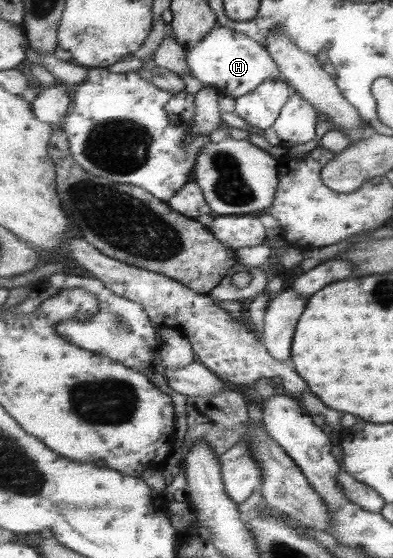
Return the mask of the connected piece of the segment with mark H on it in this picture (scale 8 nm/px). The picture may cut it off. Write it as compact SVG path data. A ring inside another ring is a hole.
M220 24L194 49L188 49L187 62L192 69L192 75L203 85L214 86L221 96L230 95L234 99L253 92L264 81L286 81L277 61L274 61L265 45Z

